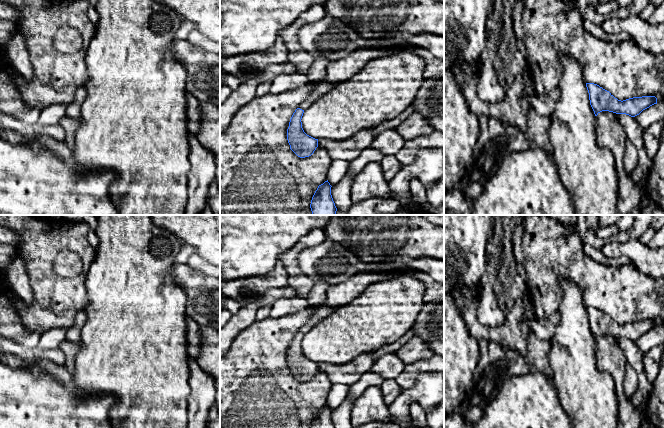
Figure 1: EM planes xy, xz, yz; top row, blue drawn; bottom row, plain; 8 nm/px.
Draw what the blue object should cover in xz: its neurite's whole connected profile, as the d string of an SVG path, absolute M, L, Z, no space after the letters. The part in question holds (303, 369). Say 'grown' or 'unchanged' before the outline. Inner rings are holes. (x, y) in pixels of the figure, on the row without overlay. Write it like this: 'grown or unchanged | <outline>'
grown | M315 305L316 312L311 316L306 325L293 337L289 351L287 353L287 364L290 369L290 373L300 382L311 380L318 371L318 363L315 363L307 359L302 352L302 340L304 334L307 333L312 327L324 318L331 315L335 308L325 305Z

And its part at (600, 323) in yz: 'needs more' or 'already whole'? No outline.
already whole

